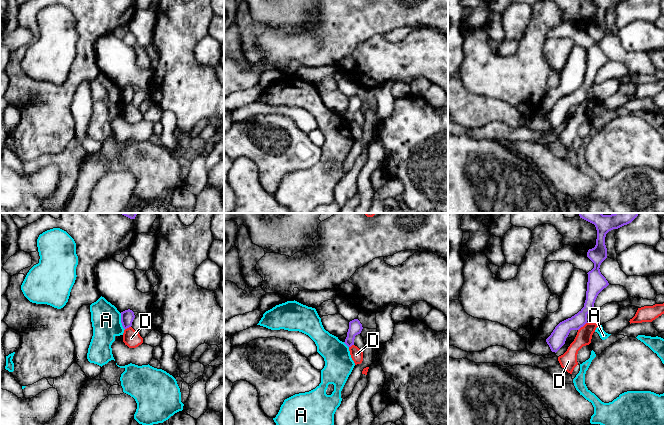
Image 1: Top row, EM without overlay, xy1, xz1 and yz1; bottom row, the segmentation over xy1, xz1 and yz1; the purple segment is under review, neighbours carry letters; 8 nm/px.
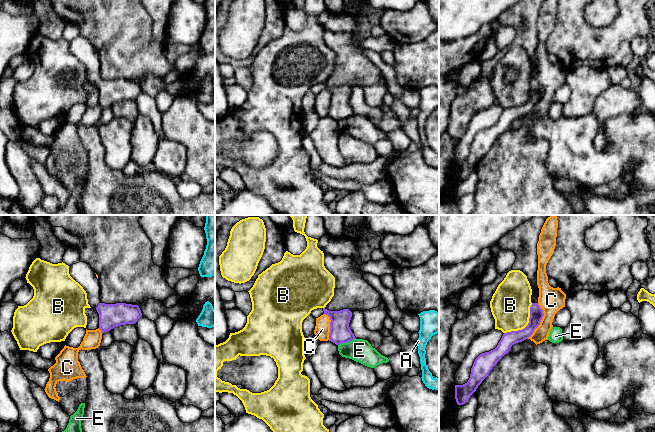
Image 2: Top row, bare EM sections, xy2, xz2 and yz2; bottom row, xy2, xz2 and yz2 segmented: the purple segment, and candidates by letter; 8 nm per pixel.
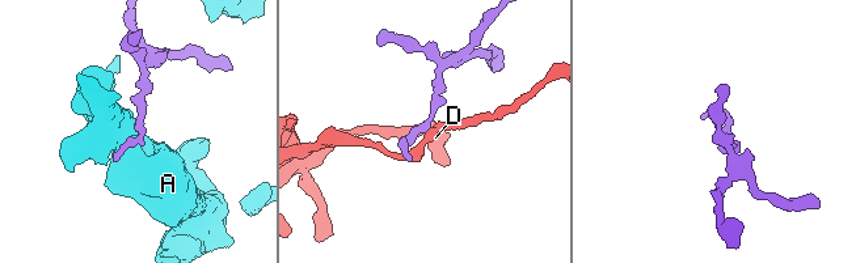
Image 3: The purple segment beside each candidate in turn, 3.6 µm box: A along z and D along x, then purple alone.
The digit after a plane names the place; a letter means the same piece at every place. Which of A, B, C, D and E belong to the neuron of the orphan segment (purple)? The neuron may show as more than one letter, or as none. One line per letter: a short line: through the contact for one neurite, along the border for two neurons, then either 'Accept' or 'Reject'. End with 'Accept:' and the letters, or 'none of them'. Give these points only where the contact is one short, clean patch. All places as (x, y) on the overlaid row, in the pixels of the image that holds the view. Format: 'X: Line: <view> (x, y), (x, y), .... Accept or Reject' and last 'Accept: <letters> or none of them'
A: Line: xy1 (120, 313), (120, 322), (124, 329). Reject
B: Line: yz2 (532, 303), (529, 322), (521, 329), (504, 333). Reject
C: Reject
D: Line: yz1 (587, 322), (578, 330). Reject
E: Line: xz2 (355, 338), (341, 342), (338, 345). Reject
Accept: none of them

